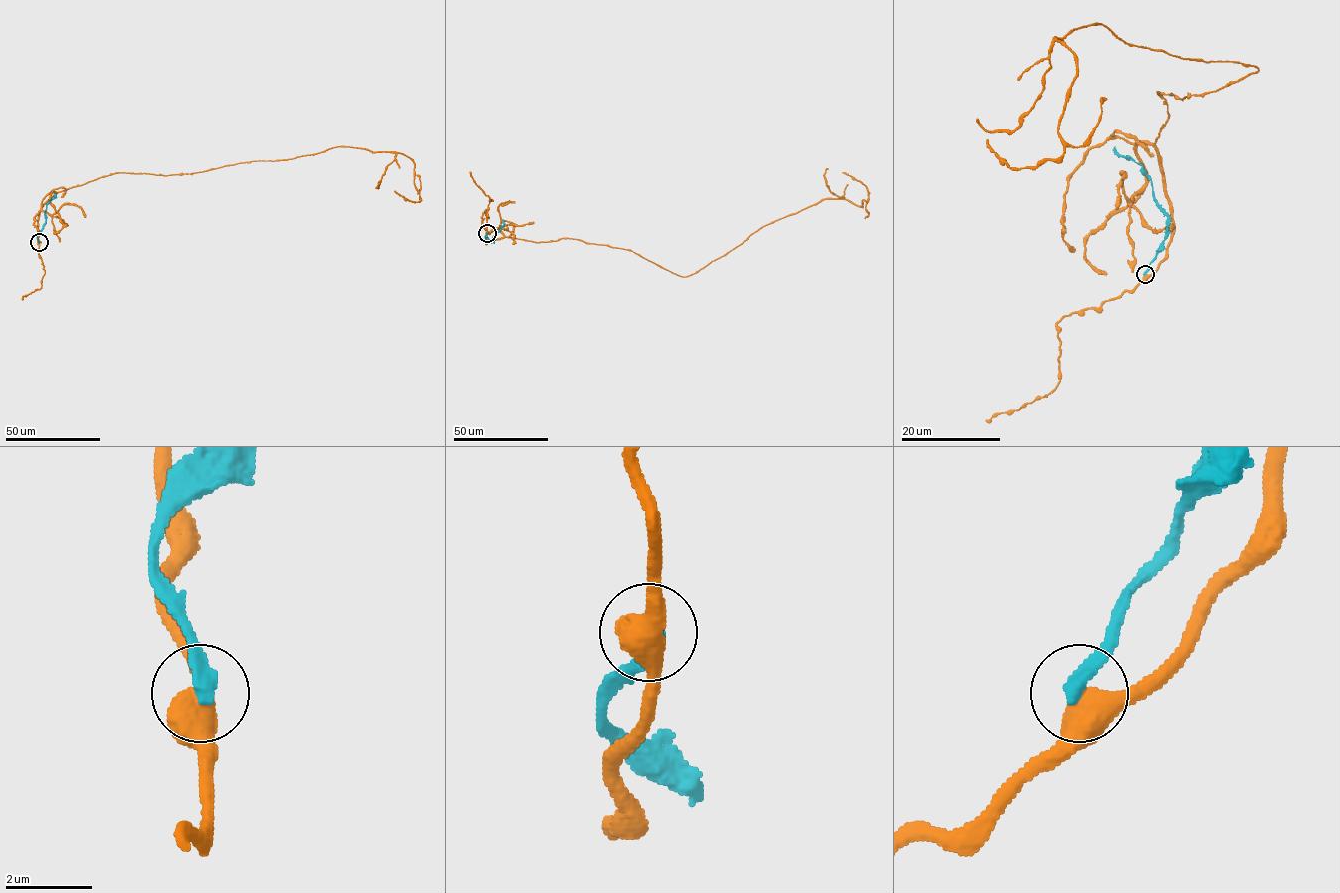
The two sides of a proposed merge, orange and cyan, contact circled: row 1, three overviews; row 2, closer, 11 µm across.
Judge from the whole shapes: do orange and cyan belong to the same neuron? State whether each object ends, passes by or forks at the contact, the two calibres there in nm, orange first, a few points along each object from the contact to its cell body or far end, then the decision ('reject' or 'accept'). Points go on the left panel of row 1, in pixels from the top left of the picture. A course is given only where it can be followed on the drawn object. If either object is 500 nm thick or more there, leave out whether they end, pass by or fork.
500/400 nm | orange via (39, 242), (41, 208), (58, 192), (114, 173), (192, 173), (348, 146), (409, 158), (419, 201), (395, 190) | cyan via (39, 242), (37, 236), (45, 222), (46, 205), (56, 197), (54, 193) | reject

